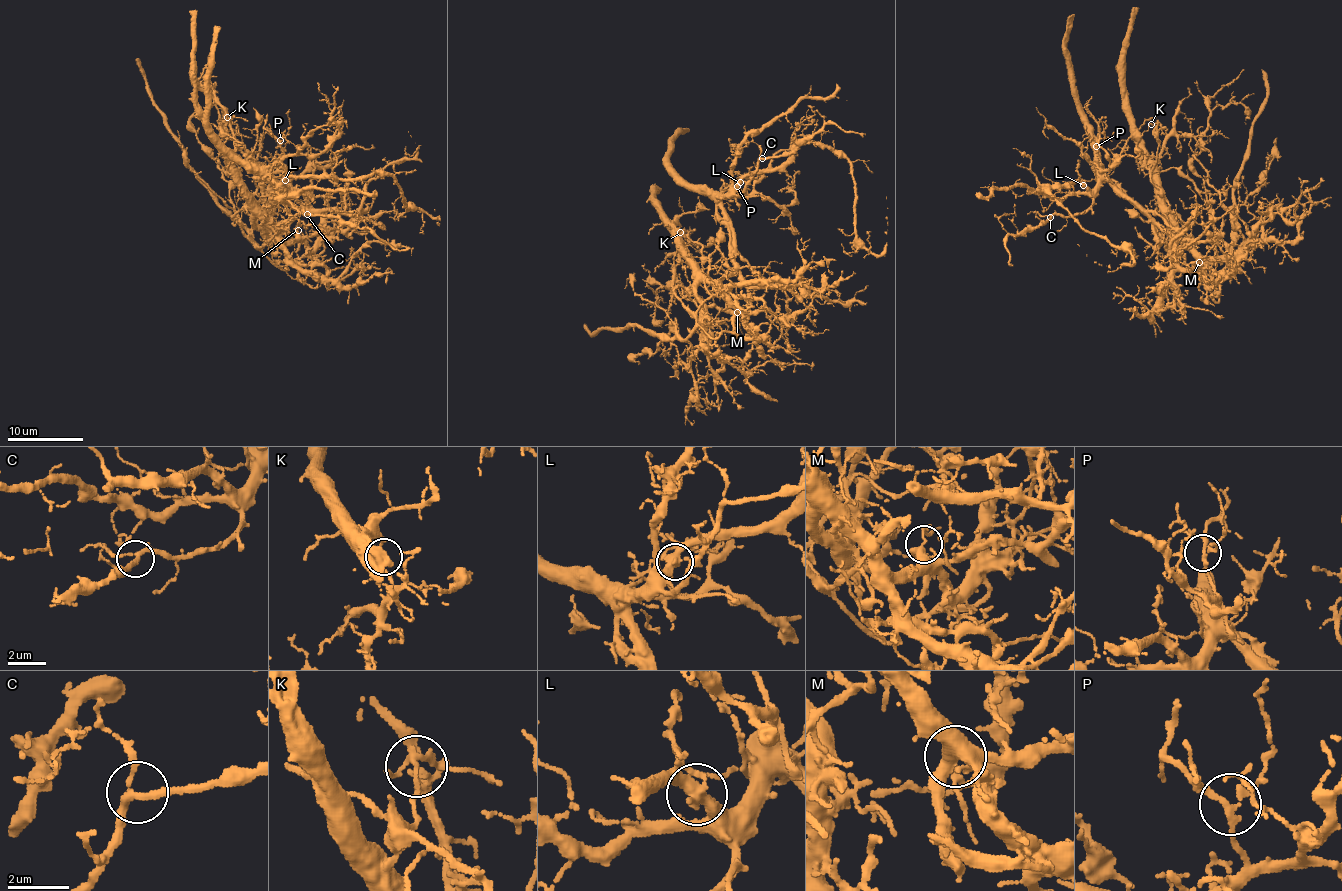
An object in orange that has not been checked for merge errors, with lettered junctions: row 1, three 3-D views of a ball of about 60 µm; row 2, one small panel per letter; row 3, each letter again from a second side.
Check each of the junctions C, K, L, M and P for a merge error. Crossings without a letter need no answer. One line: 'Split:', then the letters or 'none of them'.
Split: K, L

